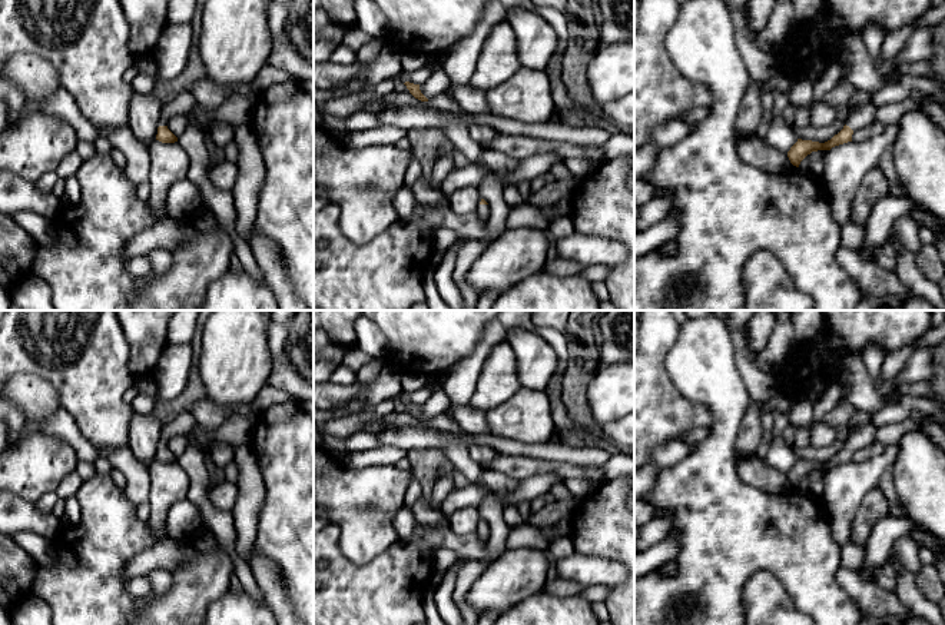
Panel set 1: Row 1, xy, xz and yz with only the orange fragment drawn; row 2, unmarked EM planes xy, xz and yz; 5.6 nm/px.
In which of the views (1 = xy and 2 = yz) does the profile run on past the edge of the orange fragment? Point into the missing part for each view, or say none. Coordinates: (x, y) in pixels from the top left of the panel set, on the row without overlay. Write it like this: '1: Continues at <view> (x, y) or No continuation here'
1: Continues at xy (185, 422)
2: Continues at yz (858, 438)

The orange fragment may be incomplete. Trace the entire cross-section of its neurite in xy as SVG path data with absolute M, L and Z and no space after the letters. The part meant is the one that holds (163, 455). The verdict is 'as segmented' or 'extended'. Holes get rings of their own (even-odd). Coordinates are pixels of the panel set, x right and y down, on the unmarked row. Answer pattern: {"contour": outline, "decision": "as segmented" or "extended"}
{"contour": "M182 412L176 419L163 425L160 432L160 442L158 448L156 461L162 463L178 462L178 458L168 449L166 445L170 438L178 435L186 435L188 432L190 432L196 423L198 422L192 413Z", "decision": "extended"}

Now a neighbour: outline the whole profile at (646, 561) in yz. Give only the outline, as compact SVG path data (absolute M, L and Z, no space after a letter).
M667 535L659 543L646 551L634 552L634 579L656 571L666 562L672 562L680 551L680 543L674 535Z

